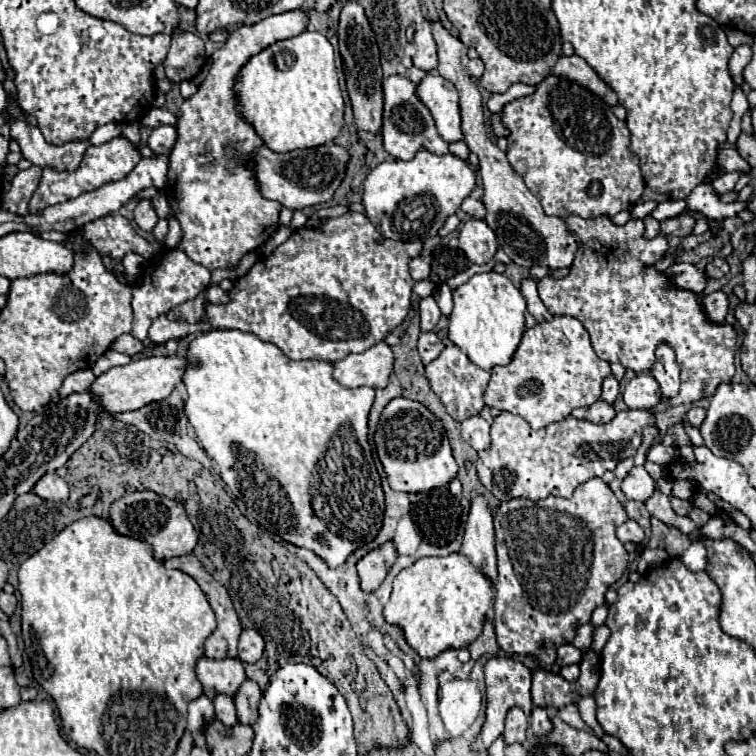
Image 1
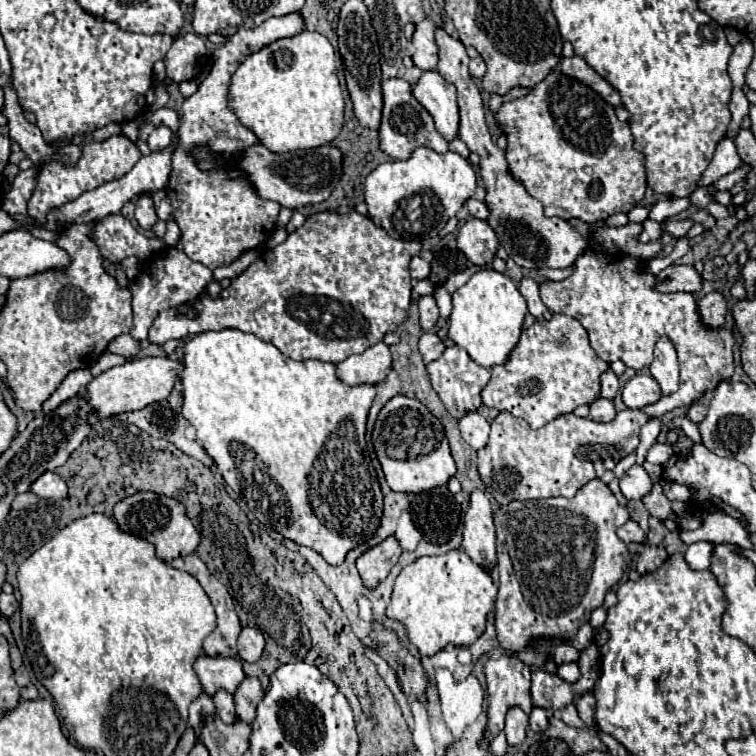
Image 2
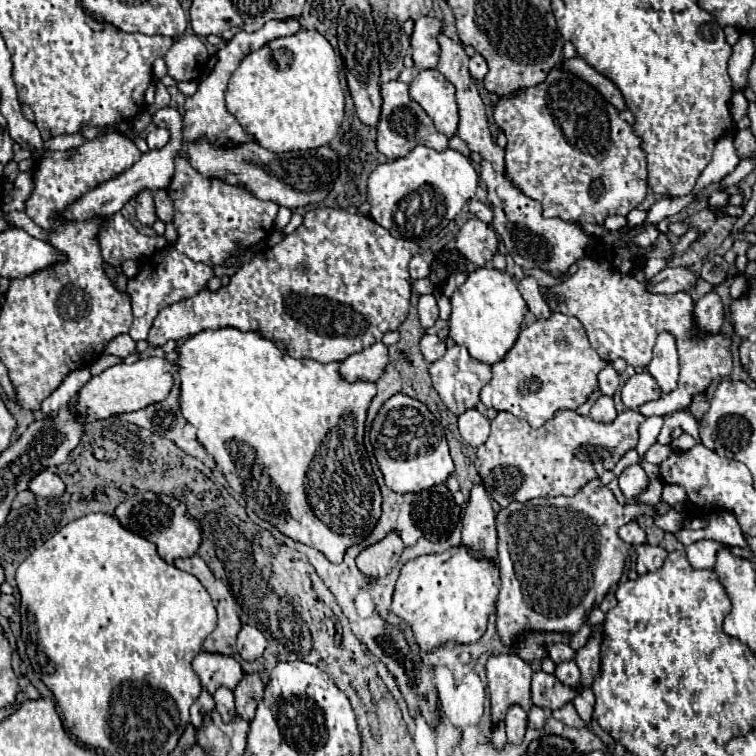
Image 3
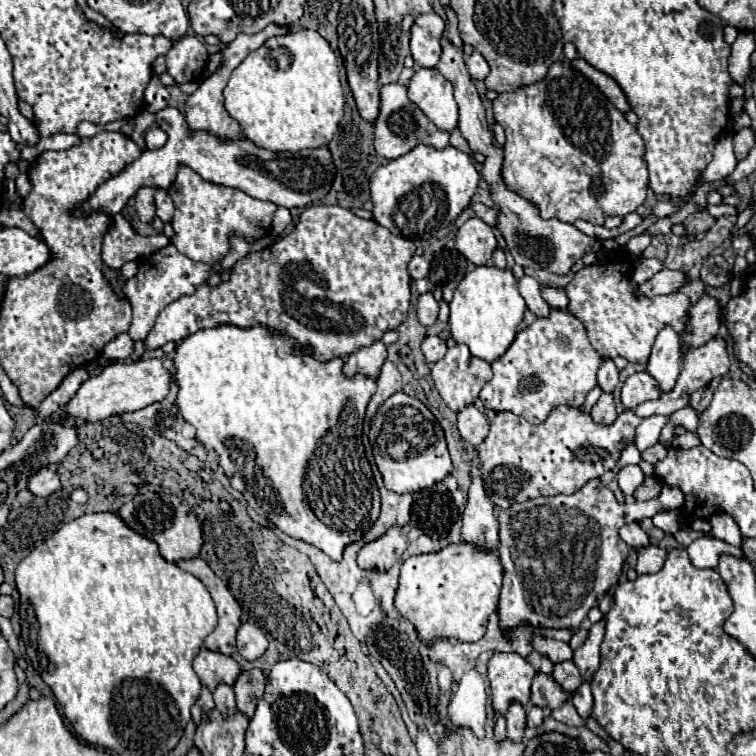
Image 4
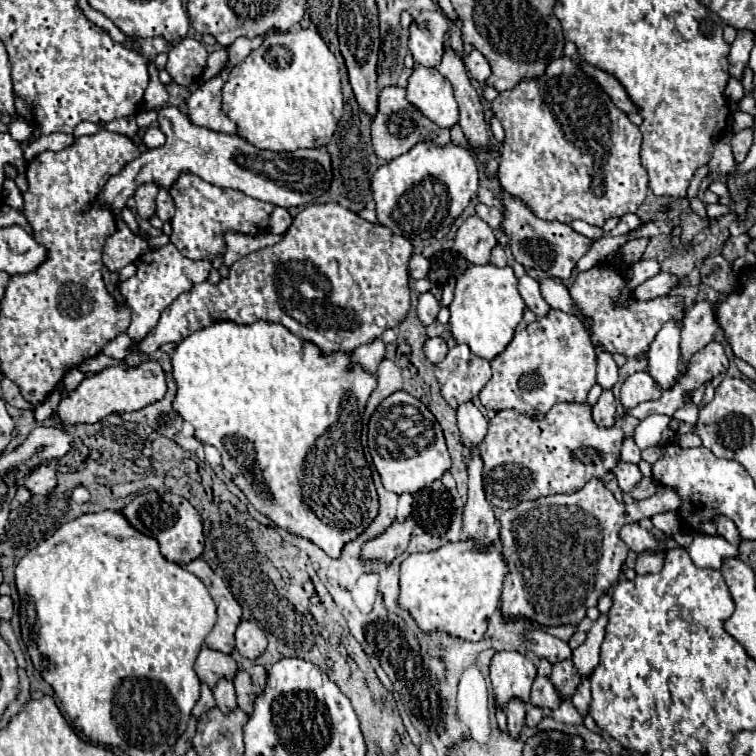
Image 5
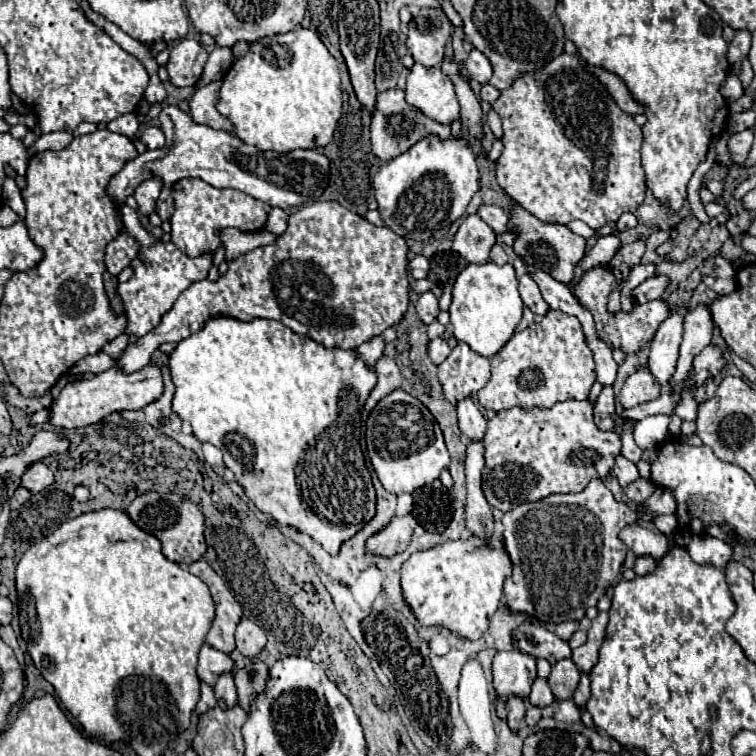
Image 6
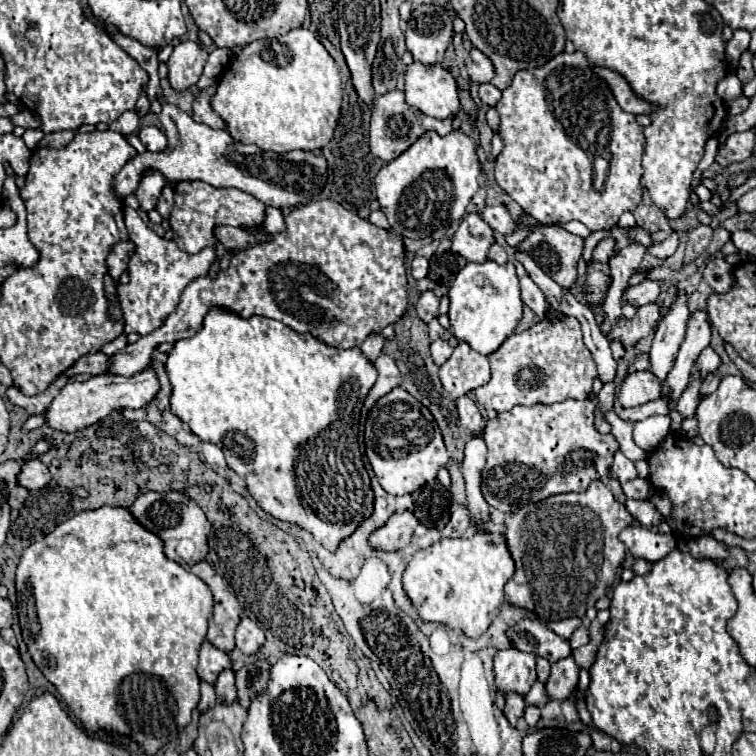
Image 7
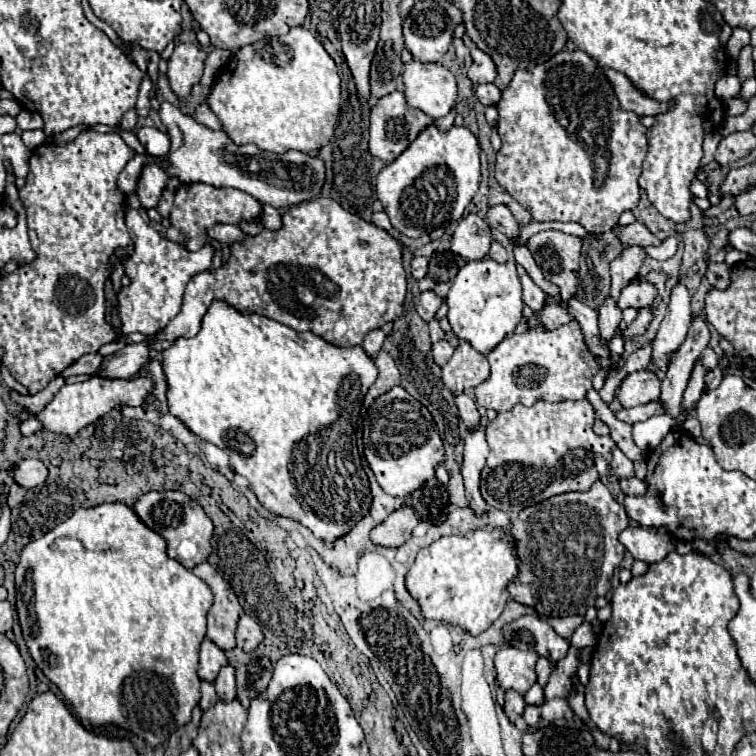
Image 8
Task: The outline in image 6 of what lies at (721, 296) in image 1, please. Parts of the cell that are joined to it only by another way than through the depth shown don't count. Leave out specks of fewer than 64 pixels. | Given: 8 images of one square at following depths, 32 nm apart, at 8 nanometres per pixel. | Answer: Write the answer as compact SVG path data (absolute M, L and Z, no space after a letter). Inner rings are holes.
M698 304L694 310L688 310L684 318L684 334L680 344L680 358L676 366L676 374L672 376L672 388L682 388L690 374L690 366L694 356L710 344L714 334L714 320L710 318L708 304Z

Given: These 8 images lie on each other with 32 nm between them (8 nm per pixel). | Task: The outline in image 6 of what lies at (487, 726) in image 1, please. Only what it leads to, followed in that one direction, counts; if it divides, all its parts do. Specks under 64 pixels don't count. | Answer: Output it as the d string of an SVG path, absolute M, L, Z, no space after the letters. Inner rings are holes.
M510 650L496 652L496 656L492 658L492 684L498 698L508 700L510 696L518 696L526 700L534 680L536 680L536 660L530 654Z

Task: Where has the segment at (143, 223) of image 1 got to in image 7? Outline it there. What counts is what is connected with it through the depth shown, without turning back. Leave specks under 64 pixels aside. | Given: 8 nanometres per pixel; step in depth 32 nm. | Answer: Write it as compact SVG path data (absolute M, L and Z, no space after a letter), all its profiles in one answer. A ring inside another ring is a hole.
M154 170L148 172L142 178L142 182L140 182L138 190L136 190L136 200L140 202L140 208L144 212L150 212L150 210L156 208L156 202L160 198L160 192L162 192L164 184L166 184L164 176L160 172L154 172Z

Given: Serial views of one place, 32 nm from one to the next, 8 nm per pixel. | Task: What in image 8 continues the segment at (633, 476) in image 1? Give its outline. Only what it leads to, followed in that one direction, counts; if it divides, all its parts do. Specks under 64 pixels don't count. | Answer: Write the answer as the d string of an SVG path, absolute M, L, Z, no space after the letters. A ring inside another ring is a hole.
M614 448L614 458L612 458L612 464L610 464L610 472L616 476L616 478L632 478L634 476L634 466L632 466L632 460L628 460L622 450Z

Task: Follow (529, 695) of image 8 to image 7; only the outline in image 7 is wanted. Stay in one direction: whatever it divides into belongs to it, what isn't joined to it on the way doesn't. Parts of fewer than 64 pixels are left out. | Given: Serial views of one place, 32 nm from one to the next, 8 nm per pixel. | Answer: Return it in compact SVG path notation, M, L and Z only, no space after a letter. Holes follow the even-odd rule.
M536 680L534 686L532 686L532 690L526 696L526 704L534 704L534 706L542 708L546 702L550 702L550 696L546 692L546 684L540 682L540 680Z

